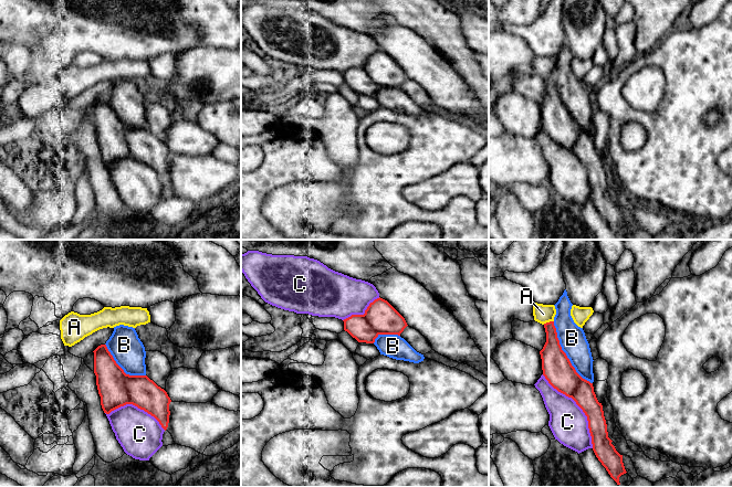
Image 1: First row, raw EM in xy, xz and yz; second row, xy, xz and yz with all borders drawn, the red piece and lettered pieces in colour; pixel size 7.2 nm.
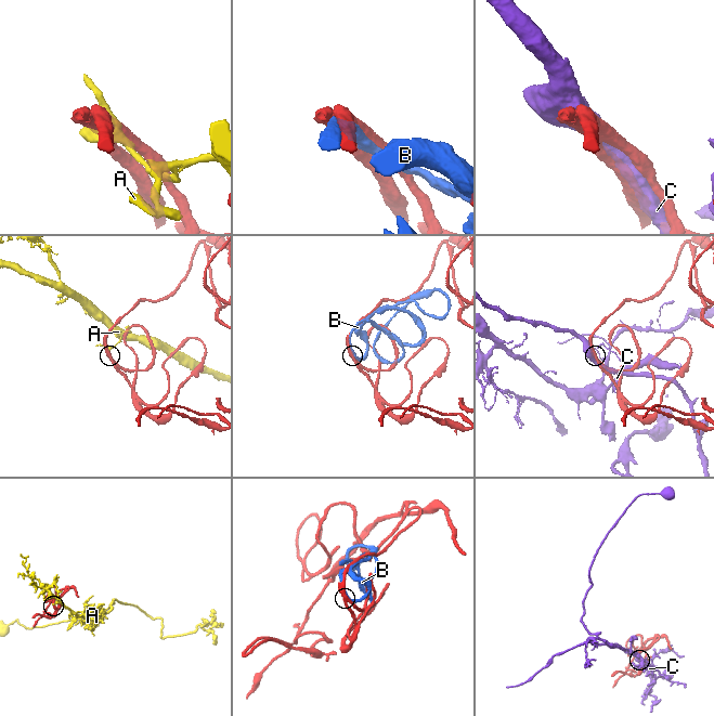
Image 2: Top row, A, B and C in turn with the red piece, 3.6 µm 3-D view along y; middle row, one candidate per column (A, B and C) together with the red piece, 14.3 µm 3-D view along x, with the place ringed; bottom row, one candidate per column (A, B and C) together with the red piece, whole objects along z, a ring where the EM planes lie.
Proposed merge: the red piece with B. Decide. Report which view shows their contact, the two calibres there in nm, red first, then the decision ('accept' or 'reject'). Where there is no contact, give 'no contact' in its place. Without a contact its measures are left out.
meets red in yz; 220 nm thick on the red side, 190 nm on the other; accept

